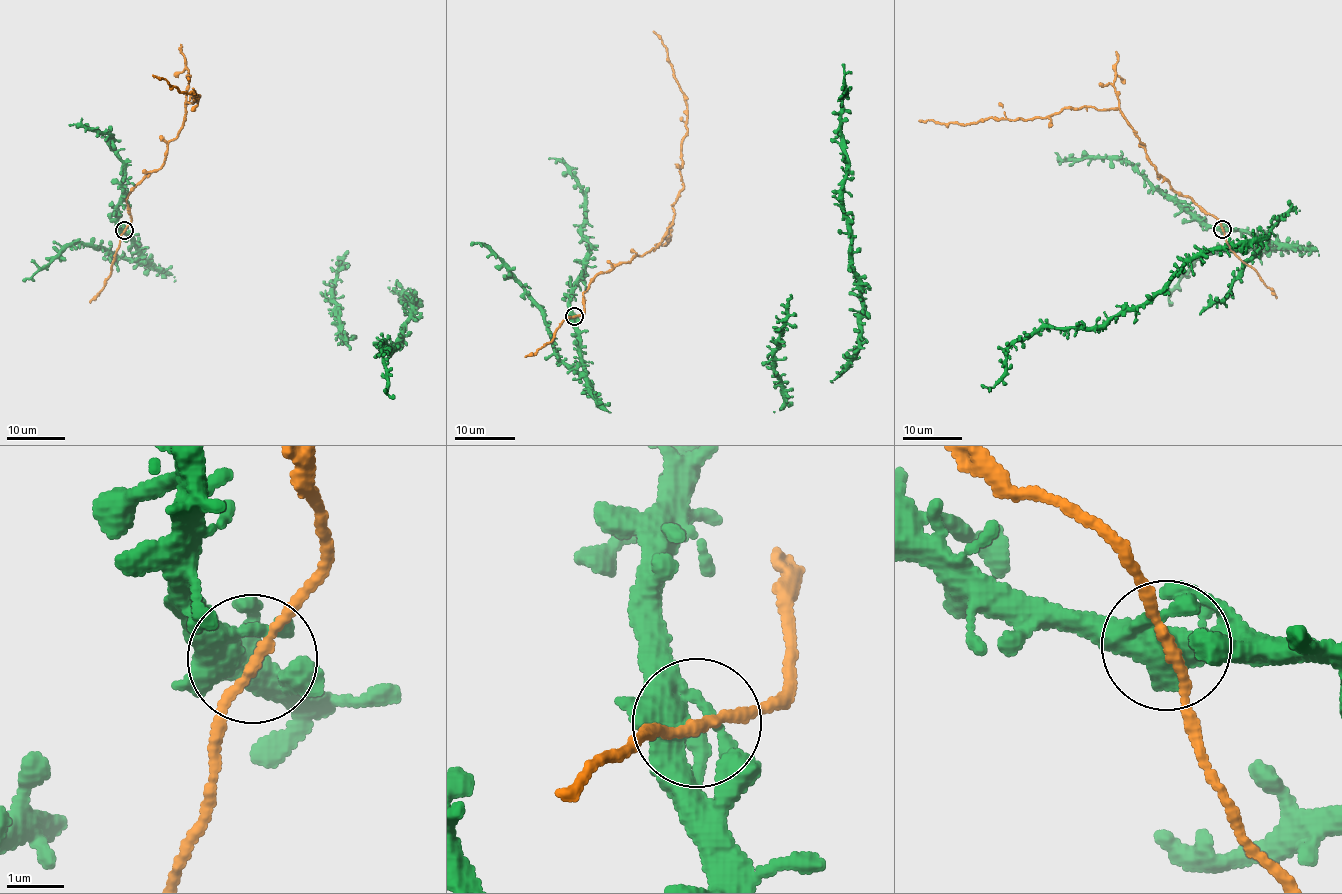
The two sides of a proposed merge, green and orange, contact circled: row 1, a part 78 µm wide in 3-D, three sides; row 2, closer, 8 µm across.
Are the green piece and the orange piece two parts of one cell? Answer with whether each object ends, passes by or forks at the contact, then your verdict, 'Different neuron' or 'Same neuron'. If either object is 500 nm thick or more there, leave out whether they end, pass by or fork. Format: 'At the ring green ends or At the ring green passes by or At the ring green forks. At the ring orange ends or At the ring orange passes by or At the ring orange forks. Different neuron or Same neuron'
At the ring green forks. At the ring orange passes by. Same neuron

